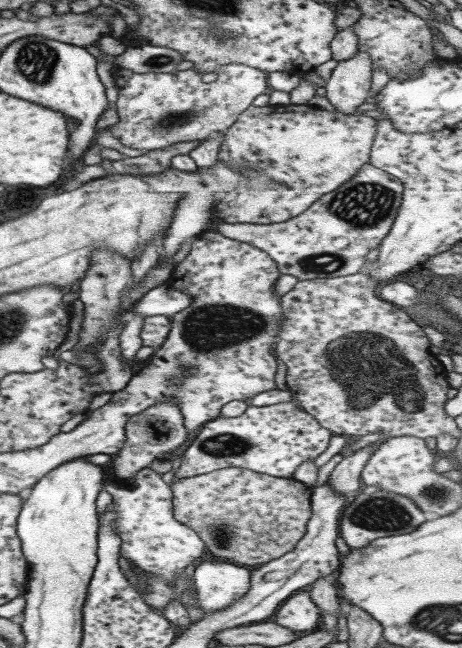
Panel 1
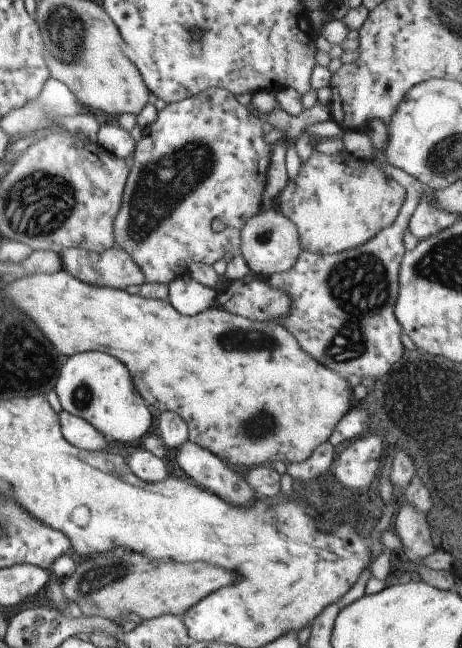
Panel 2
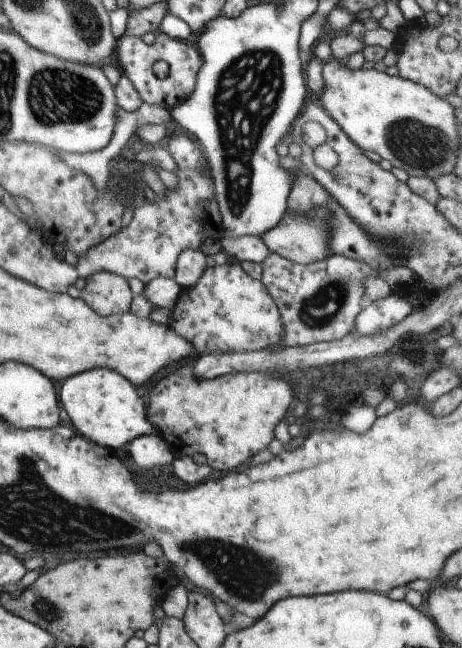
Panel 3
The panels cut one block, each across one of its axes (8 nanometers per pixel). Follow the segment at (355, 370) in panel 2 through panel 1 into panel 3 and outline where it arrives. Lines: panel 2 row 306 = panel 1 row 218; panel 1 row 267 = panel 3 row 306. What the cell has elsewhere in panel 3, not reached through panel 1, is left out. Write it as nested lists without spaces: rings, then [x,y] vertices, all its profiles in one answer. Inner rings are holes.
[[[270,252],[260,265],[261,284],[266,288],[271,300],[275,302],[283,324],[281,340],[277,344],[267,346],[264,350],[341,340],[343,336],[353,331],[355,316],[364,307],[366,301],[363,284],[369,278],[381,278],[392,290],[401,284],[407,286],[419,282],[418,276],[406,267],[385,268],[385,272],[377,268],[377,272],[373,272],[369,264],[361,264],[351,258],[334,254],[302,265]]]

